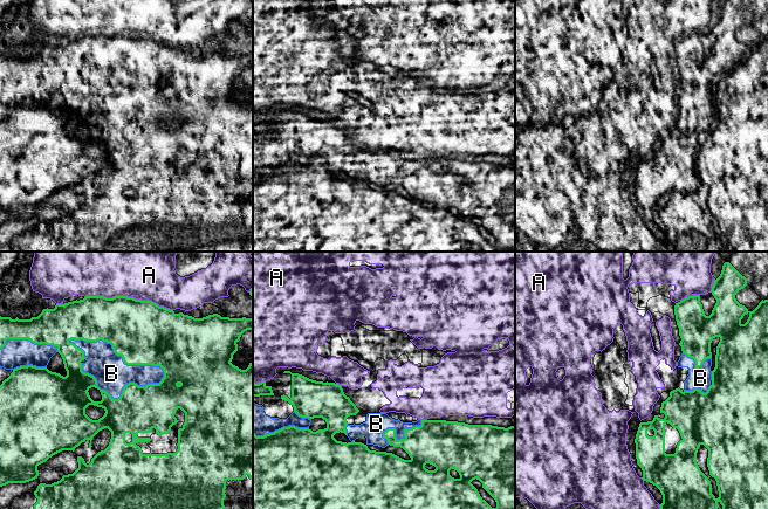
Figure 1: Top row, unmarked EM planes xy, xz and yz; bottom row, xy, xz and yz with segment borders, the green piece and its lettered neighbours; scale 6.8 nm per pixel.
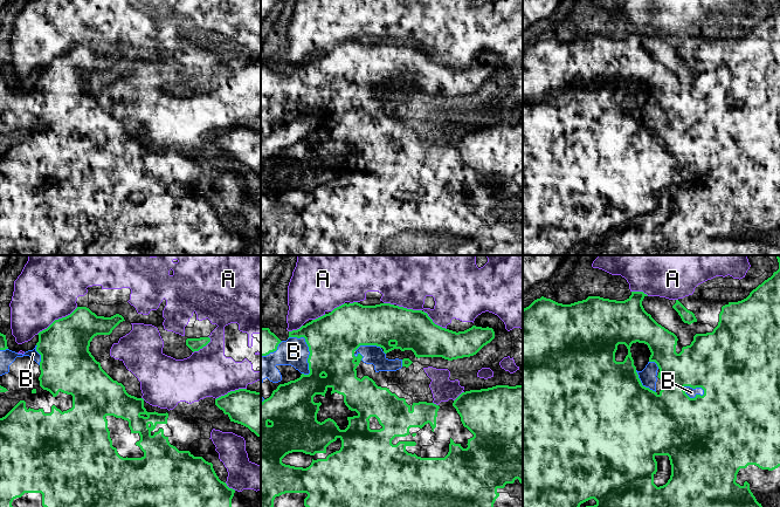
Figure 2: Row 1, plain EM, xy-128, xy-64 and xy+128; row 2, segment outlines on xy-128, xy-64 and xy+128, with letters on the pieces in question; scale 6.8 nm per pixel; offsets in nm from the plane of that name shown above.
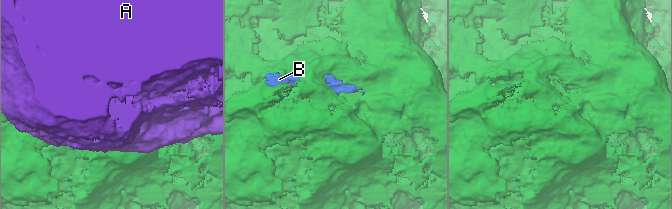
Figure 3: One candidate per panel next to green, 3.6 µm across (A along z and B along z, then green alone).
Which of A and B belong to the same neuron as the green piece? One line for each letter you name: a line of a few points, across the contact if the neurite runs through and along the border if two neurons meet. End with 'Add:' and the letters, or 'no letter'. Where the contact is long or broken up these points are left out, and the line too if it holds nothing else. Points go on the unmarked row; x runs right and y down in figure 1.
Add: B

